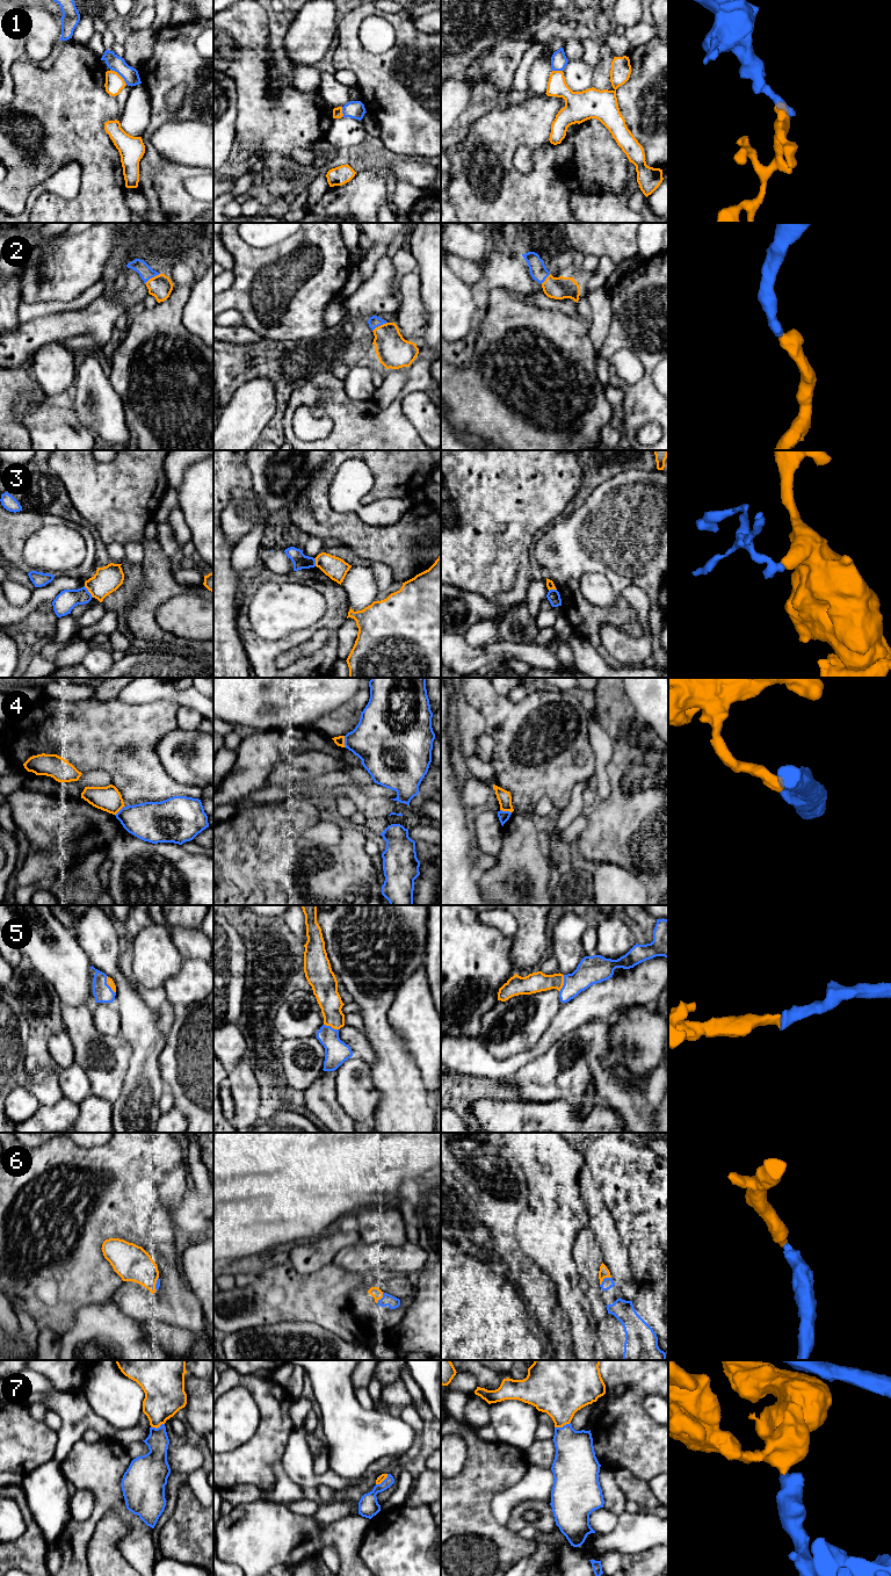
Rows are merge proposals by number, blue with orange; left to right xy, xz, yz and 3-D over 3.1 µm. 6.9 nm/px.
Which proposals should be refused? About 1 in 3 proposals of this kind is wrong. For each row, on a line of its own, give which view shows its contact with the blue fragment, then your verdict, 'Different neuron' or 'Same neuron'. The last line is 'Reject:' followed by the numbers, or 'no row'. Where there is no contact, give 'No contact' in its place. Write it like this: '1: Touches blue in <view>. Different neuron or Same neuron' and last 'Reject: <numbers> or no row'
1: Touches blue in xy. Different neuron
2: Touches blue in xz. Same neuron
3: Touches blue in xy. Different neuron
4: Touches blue in xz. Different neuron
5: Touches blue in xy. Same neuron
6: Touches blue in yz. Same neuron
7: Touches blue in yz. Same neuron
Reject: 1, 3, 4

